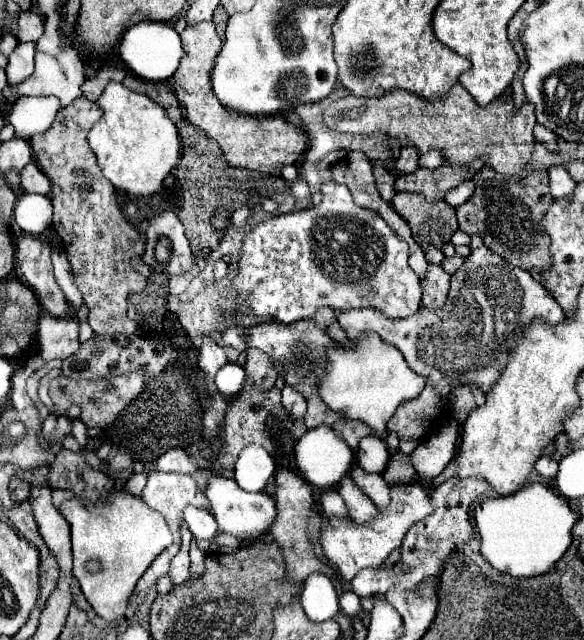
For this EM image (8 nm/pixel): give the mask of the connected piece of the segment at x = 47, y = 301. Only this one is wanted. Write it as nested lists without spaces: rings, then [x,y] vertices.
[[[26,235],[18,243],[16,259],[20,263],[20,271],[26,283],[36,293],[42,307],[54,317],[64,317],[68,311],[68,301],[54,279],[50,247],[40,239]]]

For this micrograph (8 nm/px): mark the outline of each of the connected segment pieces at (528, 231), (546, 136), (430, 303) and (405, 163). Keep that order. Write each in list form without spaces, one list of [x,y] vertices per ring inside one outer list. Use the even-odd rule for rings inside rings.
[[[534,171],[530,177],[512,179],[512,181],[484,181],[476,187],[472,199],[456,209],[458,225],[468,235],[482,237],[484,245],[490,251],[496,251],[502,259],[518,265],[526,271],[548,271],[552,267],[552,259],[548,253],[550,239],[544,231],[542,217],[552,203],[548,173]],[[540,215],[540,217],[538,217]],[[540,219],[540,233],[538,233]]]
[[[536,125],[536,127],[534,127],[534,137],[536,137],[540,143],[544,143],[546,147],[556,149],[556,141],[558,141],[558,137],[556,137],[550,129],[546,129],[546,127],[542,127],[542,125]]]
[[[430,265],[422,287],[422,303],[428,309],[440,309],[446,303],[450,289],[450,275],[440,265]]]
[[[402,147],[400,155],[396,159],[396,171],[398,173],[414,173],[418,169],[416,159],[418,159],[418,151],[414,147]]]

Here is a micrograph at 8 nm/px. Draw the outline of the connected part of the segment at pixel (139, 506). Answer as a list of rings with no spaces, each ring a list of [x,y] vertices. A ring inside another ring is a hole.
[[[122,489],[112,495],[112,503],[100,503],[100,507],[92,507],[92,503],[64,501],[60,513],[72,529],[72,573],[78,579],[84,597],[98,617],[106,621],[120,619],[142,573],[168,545],[172,545],[172,533],[164,517],[146,507],[140,497],[132,497]],[[88,559],[98,559],[102,563],[102,571],[88,573],[84,567]]]

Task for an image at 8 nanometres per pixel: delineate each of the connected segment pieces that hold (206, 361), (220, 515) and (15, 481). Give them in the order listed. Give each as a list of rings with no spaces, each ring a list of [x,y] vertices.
[[[204,337],[204,343],[202,343],[202,349],[200,349],[200,369],[206,373],[206,377],[214,379],[214,375],[218,373],[220,367],[226,365],[226,353],[220,345],[216,345],[216,341],[212,337]]]
[[[212,475],[208,477],[208,487],[206,493],[210,493],[210,501],[212,501],[212,513],[216,517],[216,523],[220,527],[222,533],[226,535],[234,535],[234,537],[258,537],[268,533],[268,529],[272,527],[274,519],[276,519],[276,505],[274,499],[266,493],[248,493],[244,489],[238,487],[238,483],[234,479],[224,479],[220,475]]]
[[[12,477],[12,481],[10,481],[10,493],[12,493],[12,499],[16,503],[26,501],[30,497],[30,483],[20,479],[20,477]]]

